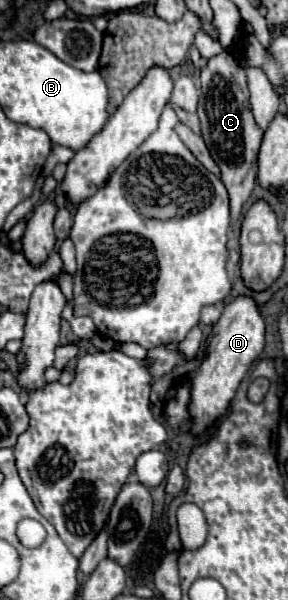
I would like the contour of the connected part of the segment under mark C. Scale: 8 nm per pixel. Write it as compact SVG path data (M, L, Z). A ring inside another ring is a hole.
M222 52L208 60L208 64L200 70L200 90L202 98L198 102L198 116L202 124L202 138L220 168L220 180L224 182L230 194L230 216L232 224L240 218L244 204L248 202L252 188L256 184L256 156L262 144L262 130L256 124L250 100L248 100L248 84L246 84L246 70L240 62L230 54Z

